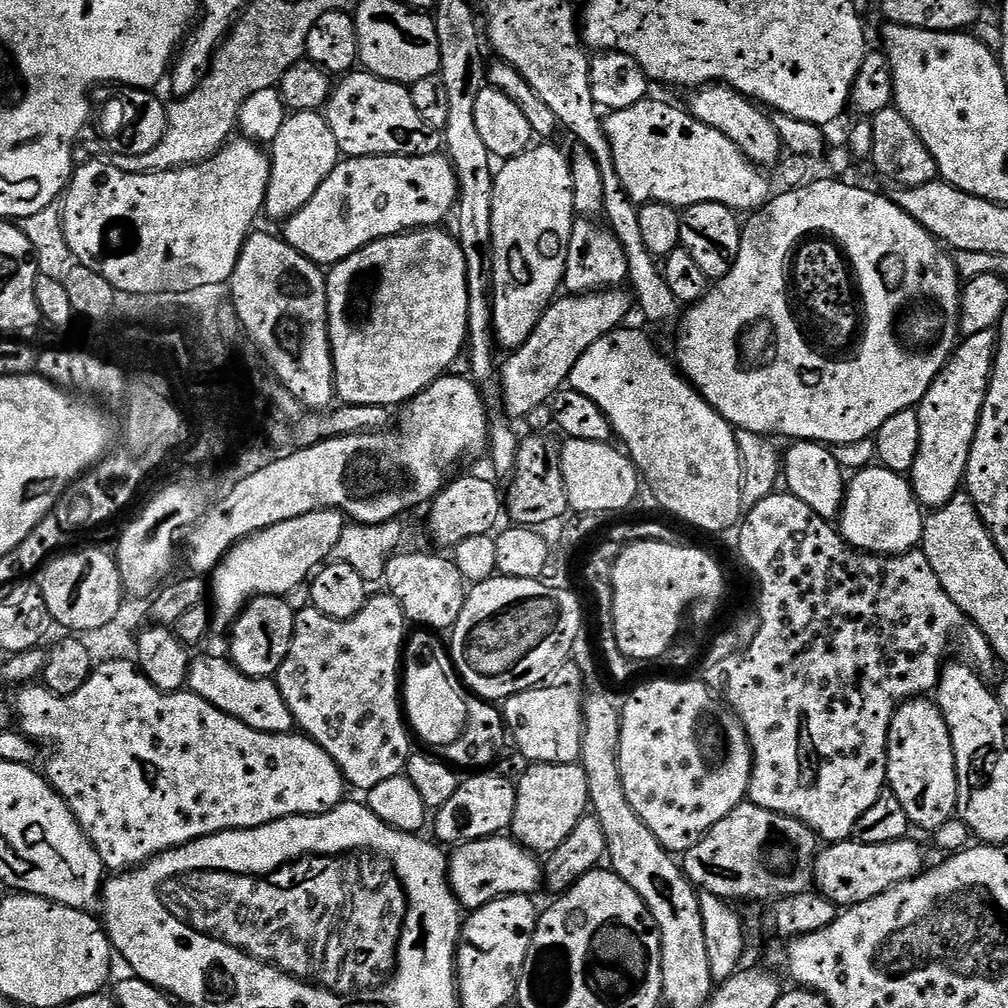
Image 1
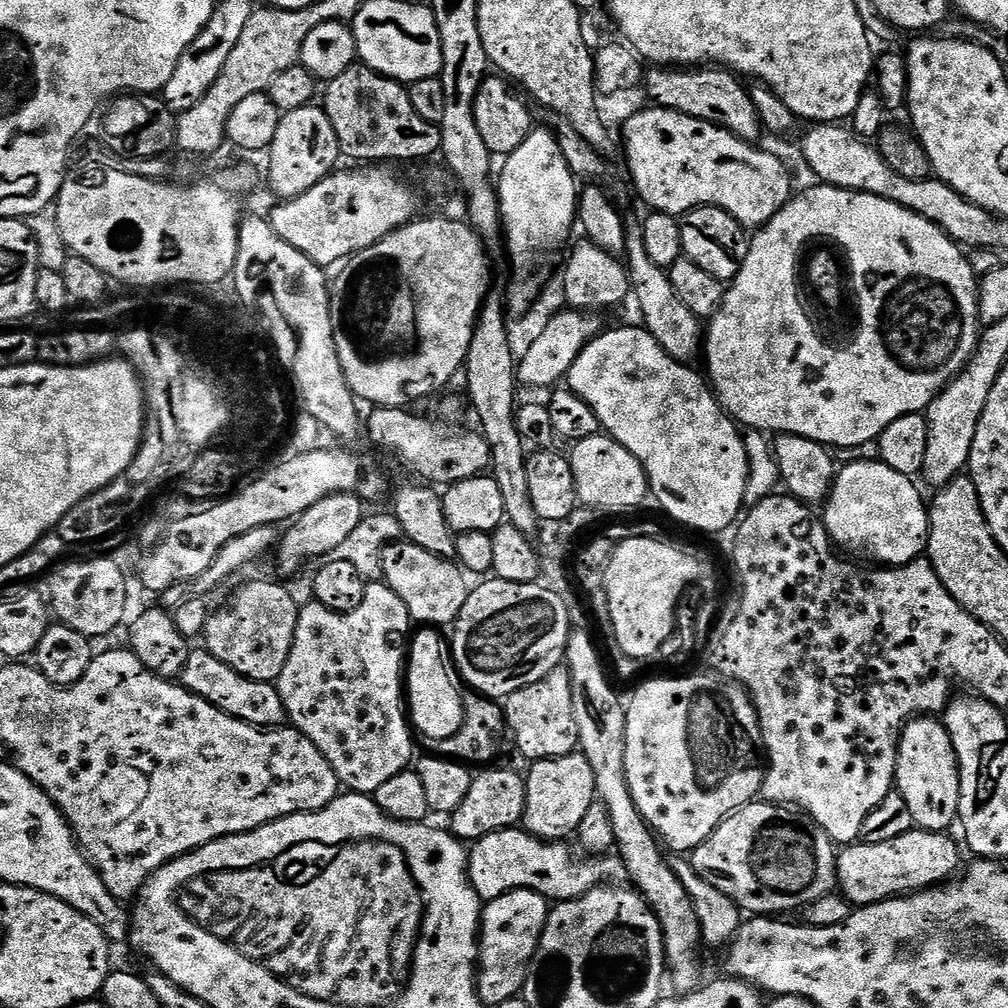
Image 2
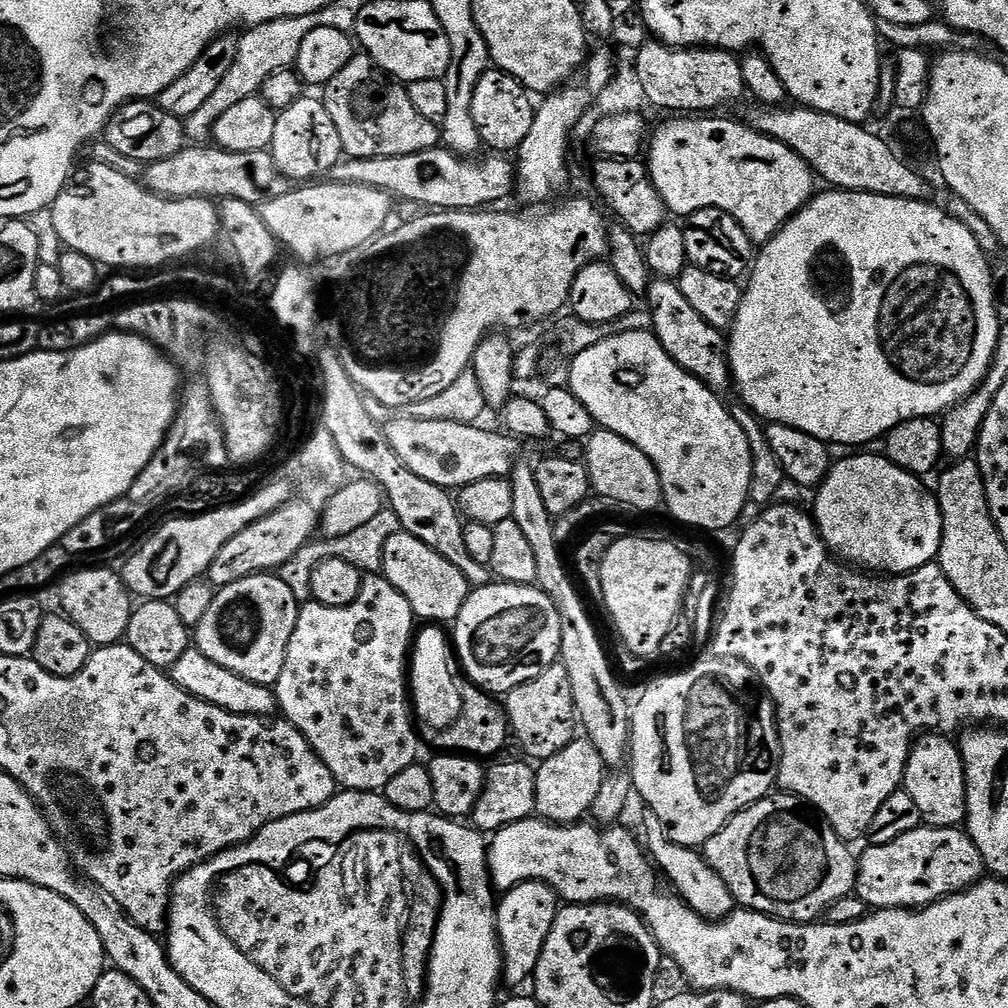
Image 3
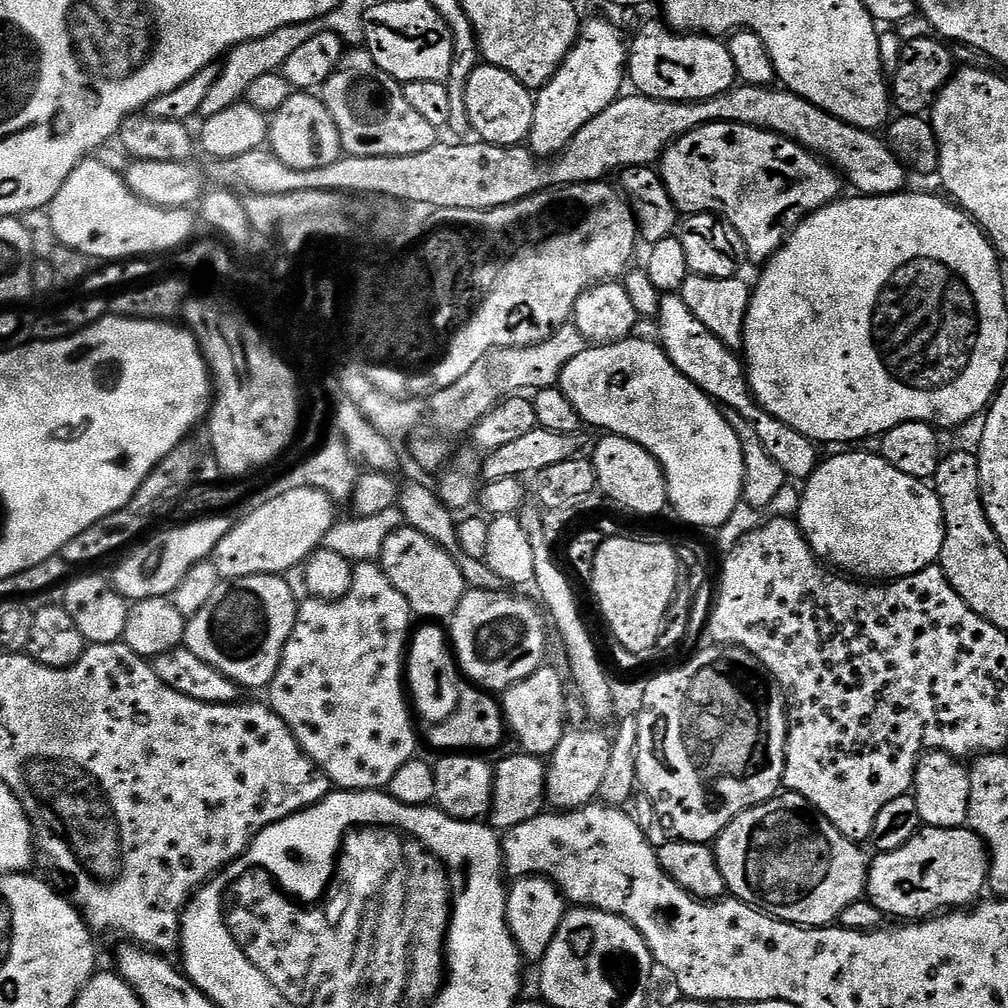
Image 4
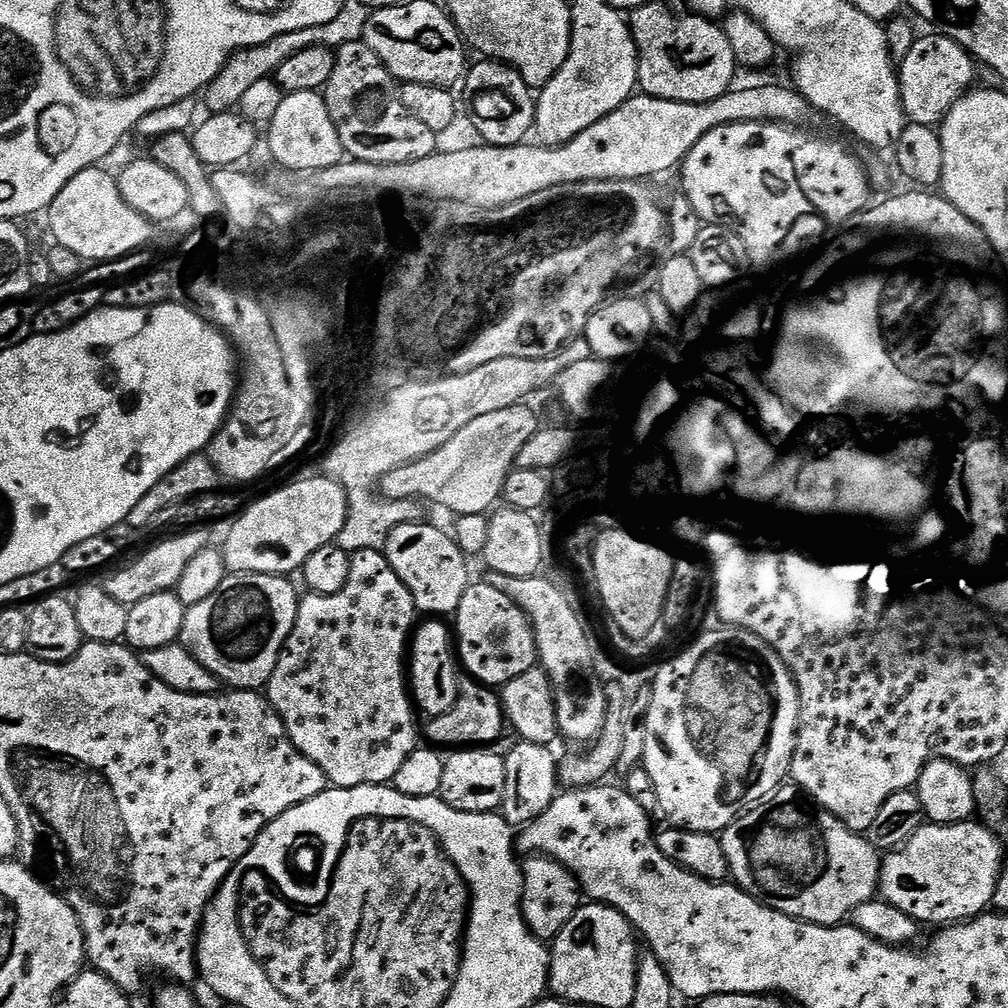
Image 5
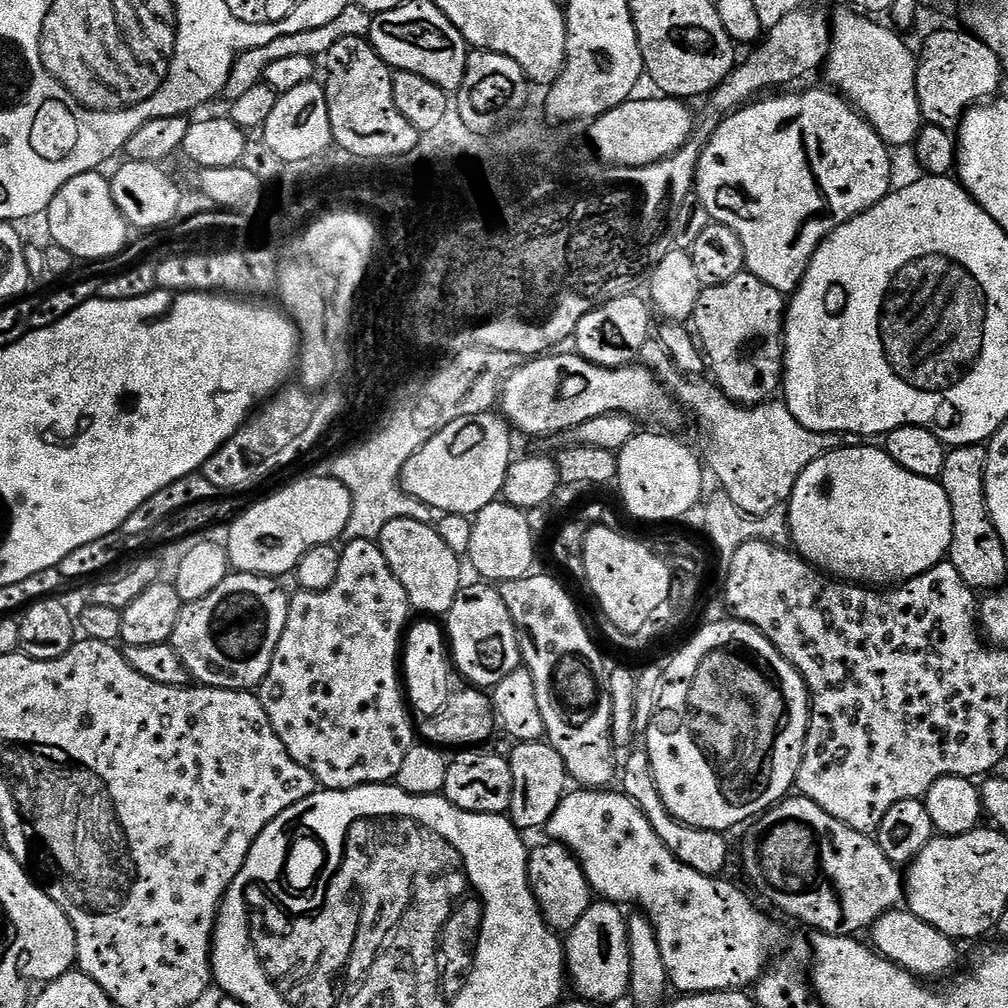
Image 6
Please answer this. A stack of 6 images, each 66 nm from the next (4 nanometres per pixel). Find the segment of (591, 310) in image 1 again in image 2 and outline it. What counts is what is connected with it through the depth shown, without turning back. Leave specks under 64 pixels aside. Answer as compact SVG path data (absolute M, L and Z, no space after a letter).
M563 310L557 316L548 320L548 325L528 344L528 349L518 360L518 380L521 385L528 388L548 388L559 385L567 377L574 366L578 354L591 342L595 336L600 335L599 315L588 310Z

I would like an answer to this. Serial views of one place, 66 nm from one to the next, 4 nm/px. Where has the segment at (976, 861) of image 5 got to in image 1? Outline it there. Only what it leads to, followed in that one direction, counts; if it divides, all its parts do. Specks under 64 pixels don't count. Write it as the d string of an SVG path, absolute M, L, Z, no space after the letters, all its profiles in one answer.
M849 838L819 849L814 884L833 904L851 906L870 902L870 898L898 886L903 880L913 880L925 868L924 852L912 838L881 844L862 844L855 838Z

